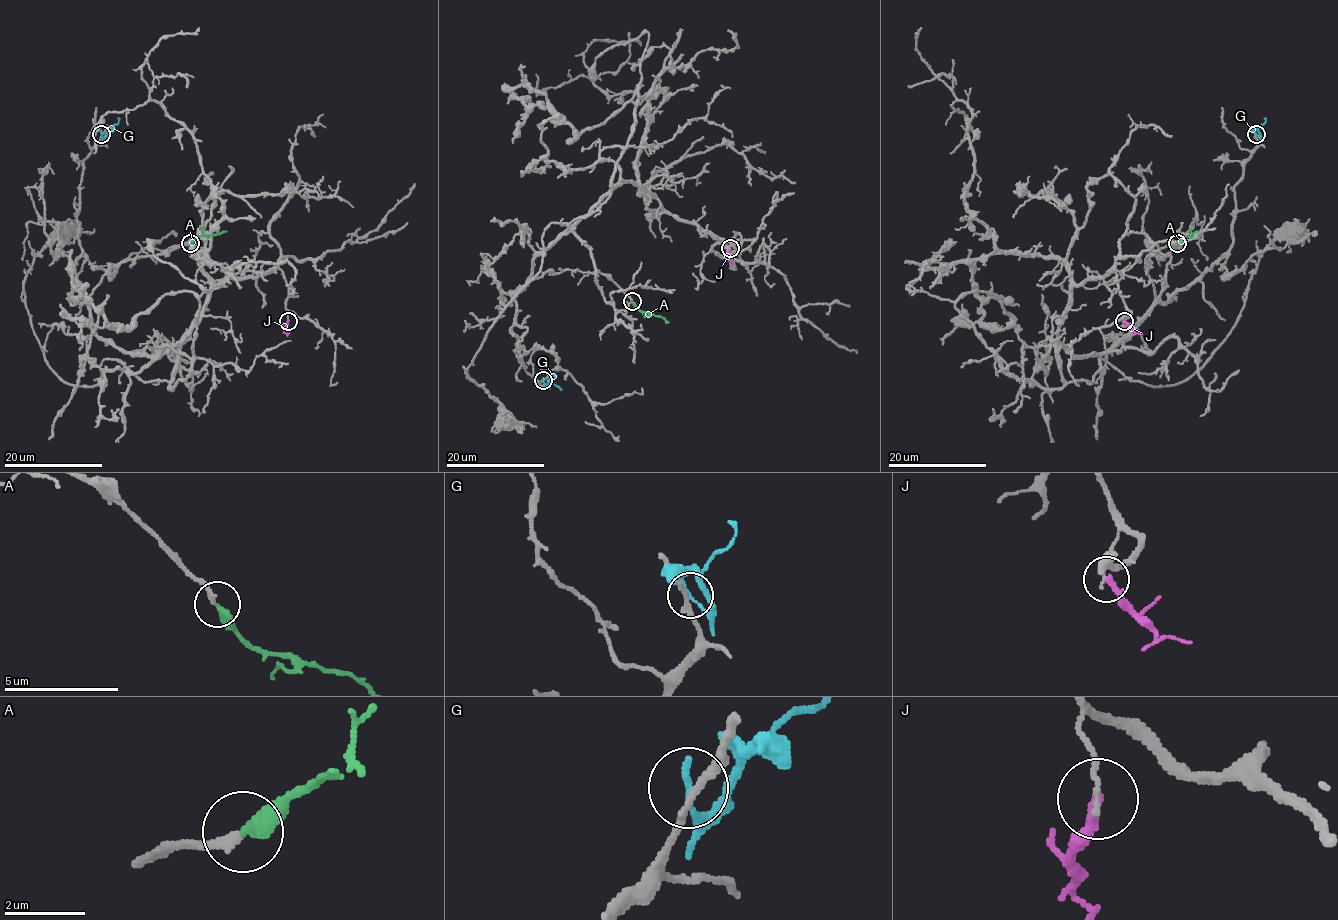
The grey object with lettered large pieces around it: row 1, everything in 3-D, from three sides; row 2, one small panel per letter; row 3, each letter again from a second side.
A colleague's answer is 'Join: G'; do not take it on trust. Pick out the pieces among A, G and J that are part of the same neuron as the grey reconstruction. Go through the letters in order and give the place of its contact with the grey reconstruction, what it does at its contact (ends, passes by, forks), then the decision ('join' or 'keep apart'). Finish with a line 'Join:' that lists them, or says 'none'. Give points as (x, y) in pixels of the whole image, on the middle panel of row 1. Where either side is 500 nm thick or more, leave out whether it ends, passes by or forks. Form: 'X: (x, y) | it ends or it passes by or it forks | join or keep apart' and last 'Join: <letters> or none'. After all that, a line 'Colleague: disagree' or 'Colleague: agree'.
A: (632, 301) | it ends | join
G: (543, 380) | it ends | keep apart
J: (730, 248) | it ends | keep apart
Join: A
Colleague: disagree

